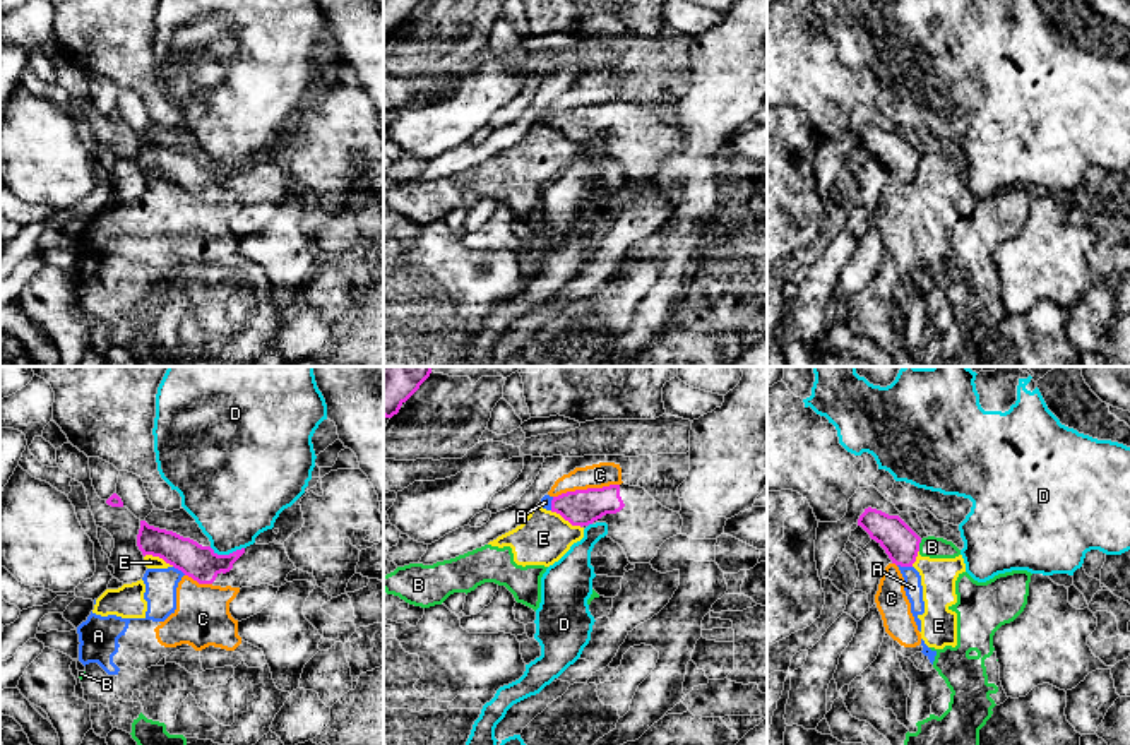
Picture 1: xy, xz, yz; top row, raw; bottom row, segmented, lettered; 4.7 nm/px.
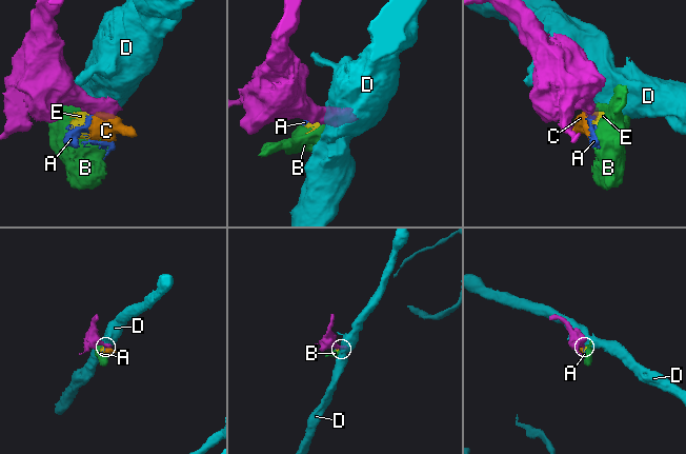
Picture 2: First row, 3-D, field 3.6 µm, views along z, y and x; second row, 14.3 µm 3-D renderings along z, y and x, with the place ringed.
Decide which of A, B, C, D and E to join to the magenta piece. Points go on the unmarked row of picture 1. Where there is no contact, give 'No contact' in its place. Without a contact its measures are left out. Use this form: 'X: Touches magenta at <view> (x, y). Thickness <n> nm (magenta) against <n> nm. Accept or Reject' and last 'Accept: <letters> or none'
A: Touches magenta at yz (904, 182). Thickness 170 nm (magenta) against 90 nm. Reject
B: Touches magenta at yz (918, 161). Thickness 170 nm (magenta) against 100 nm. Reject
C: Touches magenta at xz (588, 105). Thickness 170 nm (magenta) against 110 nm. Reject
D: Touches magenta at xy (226, 172). Thickness 160 nm (magenta) against 380 nm. Reject
E: Touches magenta at xz (565, 136). Thickness 170 nm (magenta) against 240 nm. Reject
Accept: none

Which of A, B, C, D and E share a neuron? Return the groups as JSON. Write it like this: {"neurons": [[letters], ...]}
{"neurons": [["A", "B", "C", "E"], ["D"]]}

